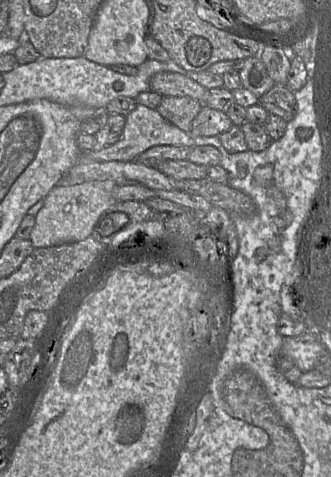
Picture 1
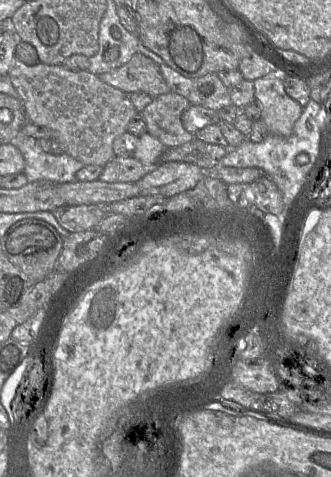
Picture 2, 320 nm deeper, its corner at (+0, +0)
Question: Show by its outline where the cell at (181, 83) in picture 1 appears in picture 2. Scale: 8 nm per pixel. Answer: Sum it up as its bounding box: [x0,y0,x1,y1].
[99,53,171,98]

